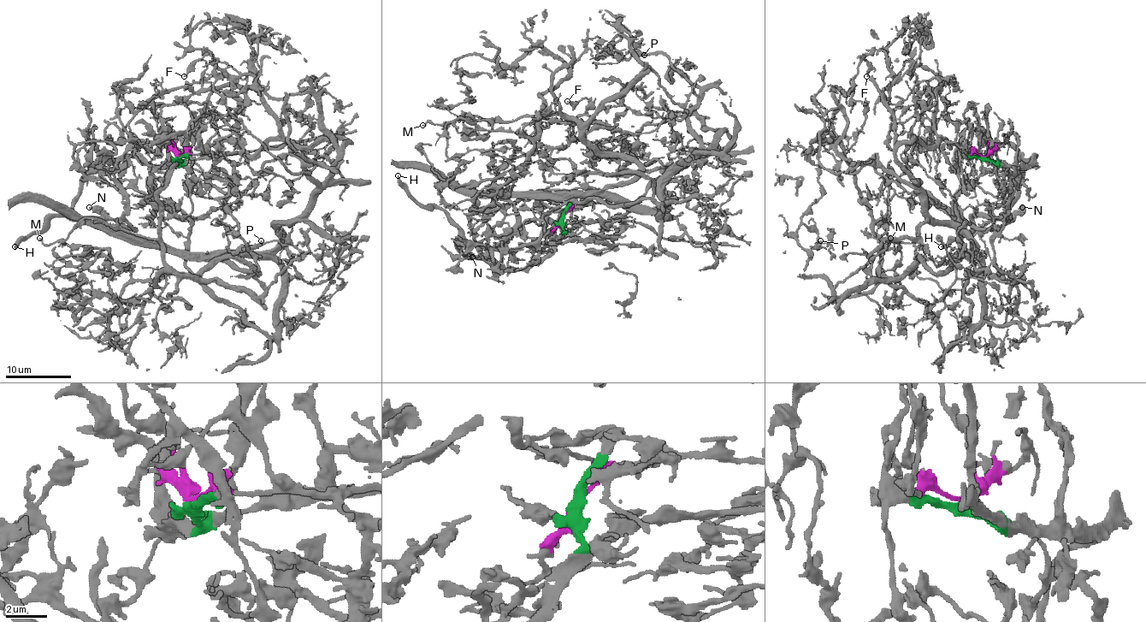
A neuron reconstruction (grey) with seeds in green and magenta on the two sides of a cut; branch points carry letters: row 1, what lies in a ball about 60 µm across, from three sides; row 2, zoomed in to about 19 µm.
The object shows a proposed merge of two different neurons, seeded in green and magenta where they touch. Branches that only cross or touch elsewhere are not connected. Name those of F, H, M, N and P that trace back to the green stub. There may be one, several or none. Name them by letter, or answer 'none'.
H, N

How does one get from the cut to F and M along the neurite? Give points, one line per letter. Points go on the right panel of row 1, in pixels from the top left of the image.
F: (983, 156), (944, 141), (894, 146), (880, 93), (888, 98), (900, 75), (882, 50), (864, 57), (866, 75)
M: (983, 156), (916, 139), (896, 151), (921, 205), (971, 252), (885, 277), (882, 218), (889, 238)

